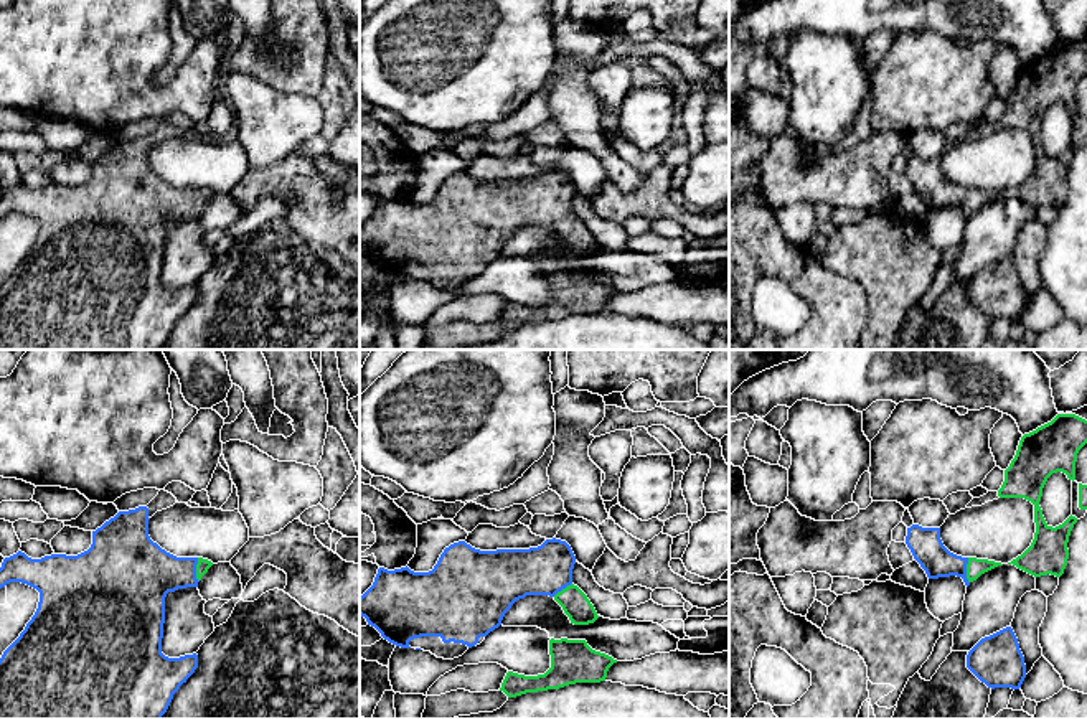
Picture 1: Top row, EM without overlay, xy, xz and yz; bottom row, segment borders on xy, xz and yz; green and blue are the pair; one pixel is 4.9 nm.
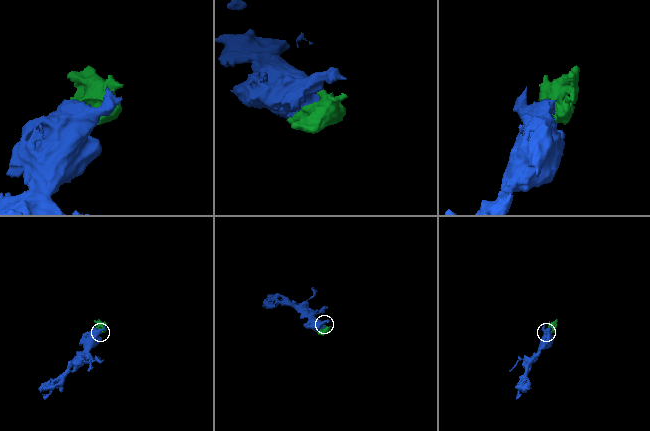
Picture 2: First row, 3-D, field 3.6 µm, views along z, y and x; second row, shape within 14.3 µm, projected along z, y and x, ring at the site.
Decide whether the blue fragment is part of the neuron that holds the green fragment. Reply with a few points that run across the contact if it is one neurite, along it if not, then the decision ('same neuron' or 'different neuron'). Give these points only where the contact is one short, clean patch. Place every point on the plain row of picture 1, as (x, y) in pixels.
yz (975, 198), (967, 202), (936, 190) | same neuron

